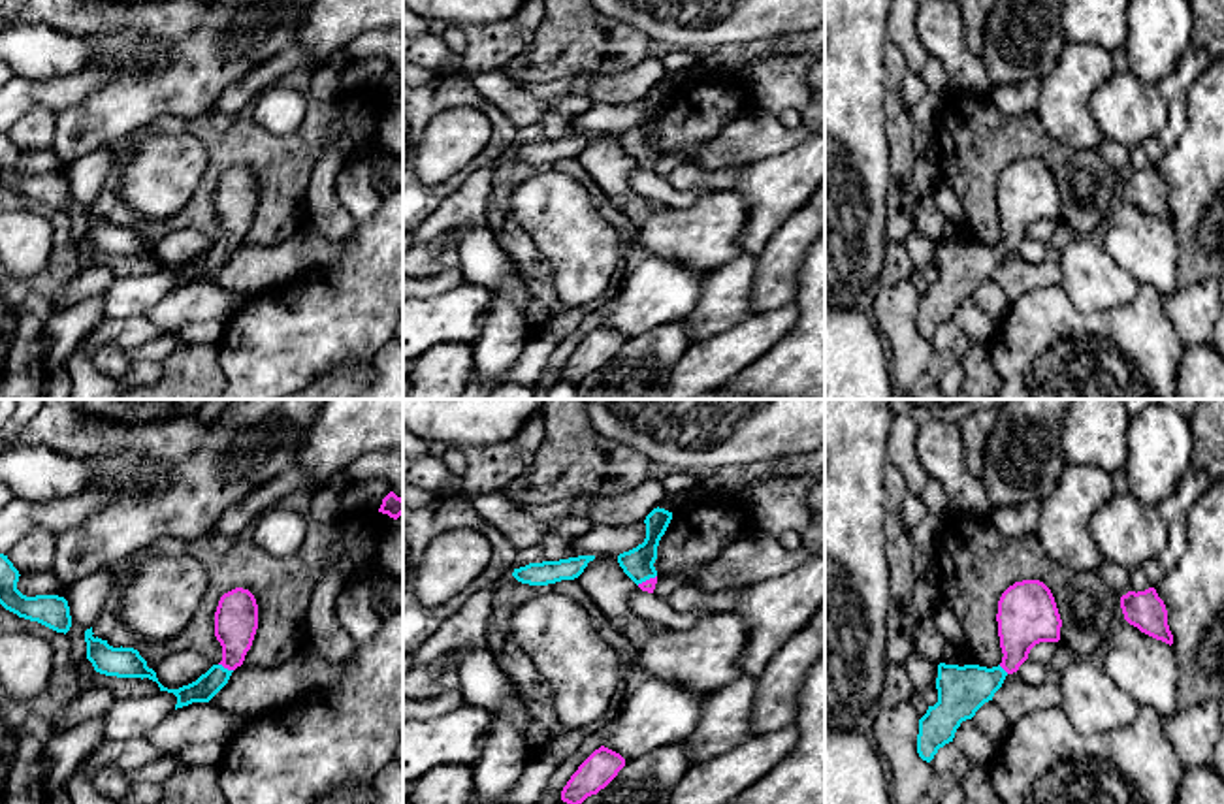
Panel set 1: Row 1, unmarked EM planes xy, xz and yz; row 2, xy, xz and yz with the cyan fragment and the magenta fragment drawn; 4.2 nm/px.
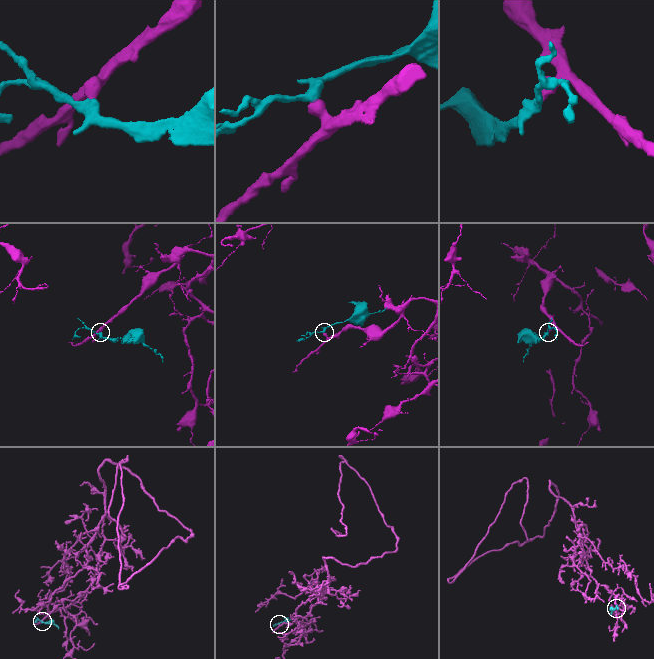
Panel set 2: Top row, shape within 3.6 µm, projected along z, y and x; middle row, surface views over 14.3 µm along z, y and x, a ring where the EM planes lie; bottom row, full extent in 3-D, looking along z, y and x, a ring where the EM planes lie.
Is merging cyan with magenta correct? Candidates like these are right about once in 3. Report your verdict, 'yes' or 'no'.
yes

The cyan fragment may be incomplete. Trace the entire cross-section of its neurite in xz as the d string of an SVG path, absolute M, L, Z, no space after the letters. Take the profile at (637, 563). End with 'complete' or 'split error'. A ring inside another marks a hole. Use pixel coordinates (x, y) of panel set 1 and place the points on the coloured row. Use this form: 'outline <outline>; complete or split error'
outline M653 508L644 523L646 523L646 539L636 548L623 552L618 555L618 563L623 572L642 589L653 593L657 584L657 571L653 567L657 559L657 546L661 537L665 535L668 523L672 520L672 512L665 508Z; split error

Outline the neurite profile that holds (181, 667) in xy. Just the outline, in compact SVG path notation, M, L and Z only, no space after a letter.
M177 650L166 655L156 667L158 682L168 689L179 689L196 682L215 663L198 650Z

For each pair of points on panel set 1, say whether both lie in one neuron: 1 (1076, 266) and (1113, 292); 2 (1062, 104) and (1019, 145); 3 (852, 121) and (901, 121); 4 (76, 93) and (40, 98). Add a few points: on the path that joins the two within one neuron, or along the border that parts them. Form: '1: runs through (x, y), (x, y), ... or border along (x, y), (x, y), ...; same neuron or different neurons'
1: runs through (1085, 268), (1104, 285); same neuron
2: border along (1034, 112), (1042, 127), (1055, 140), (1078, 149); different neurons
3: border along (887, 87), (884, 113), (891, 164); different neurons
4: runs through (66, 93), (49, 95); same neuron

